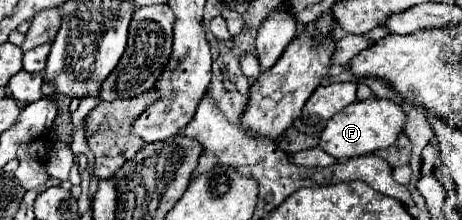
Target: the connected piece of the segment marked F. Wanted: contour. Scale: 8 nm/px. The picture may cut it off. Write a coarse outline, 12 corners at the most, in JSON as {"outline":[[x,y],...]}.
{"outline":[[370,97],[332,117],[320,147],[336,159],[390,147],[406,115]]}

